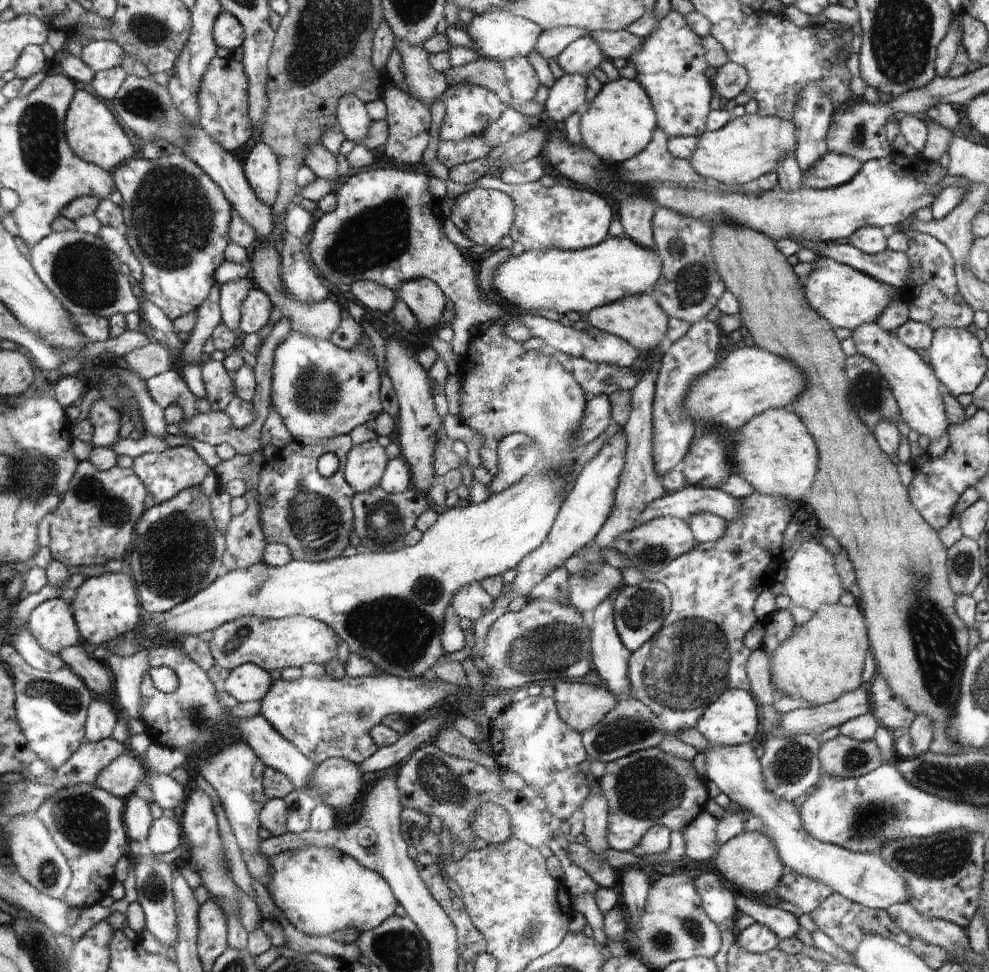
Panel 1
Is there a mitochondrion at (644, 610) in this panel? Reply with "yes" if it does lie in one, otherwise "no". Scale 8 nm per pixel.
yes

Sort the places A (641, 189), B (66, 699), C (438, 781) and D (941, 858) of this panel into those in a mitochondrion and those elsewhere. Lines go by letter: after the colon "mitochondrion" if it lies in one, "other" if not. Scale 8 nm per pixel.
A: other
B: mitochondrion
C: mitochondrion
D: mitochondrion

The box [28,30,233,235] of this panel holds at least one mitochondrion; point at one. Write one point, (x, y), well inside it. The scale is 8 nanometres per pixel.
(139, 101)

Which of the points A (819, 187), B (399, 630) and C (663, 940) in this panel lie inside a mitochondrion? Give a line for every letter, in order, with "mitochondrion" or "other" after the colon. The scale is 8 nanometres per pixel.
A: other
B: mitochondrion
C: mitochondrion

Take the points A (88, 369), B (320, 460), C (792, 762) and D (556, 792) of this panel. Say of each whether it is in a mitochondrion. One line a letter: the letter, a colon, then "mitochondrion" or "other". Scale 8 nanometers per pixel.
A: other
B: other
C: mitochondrion
D: other

